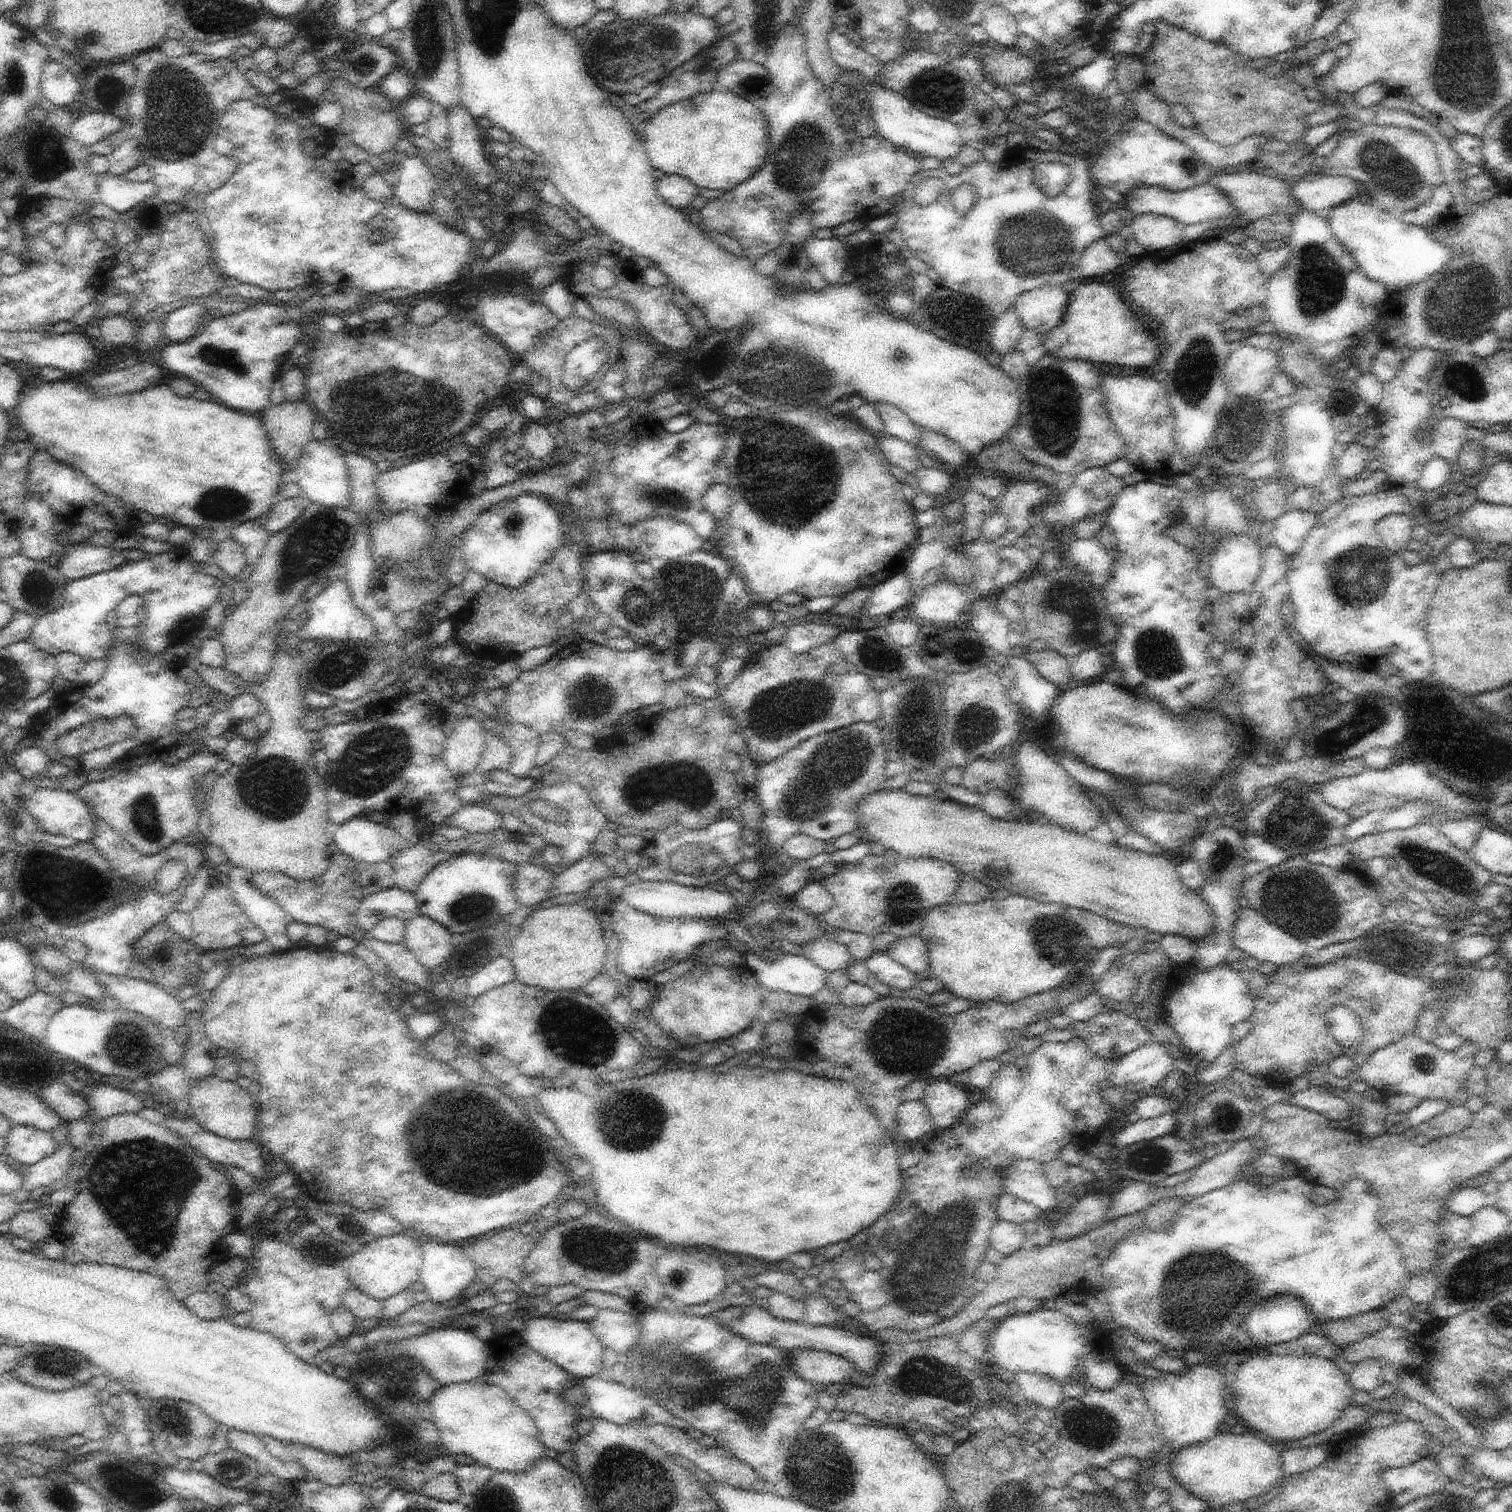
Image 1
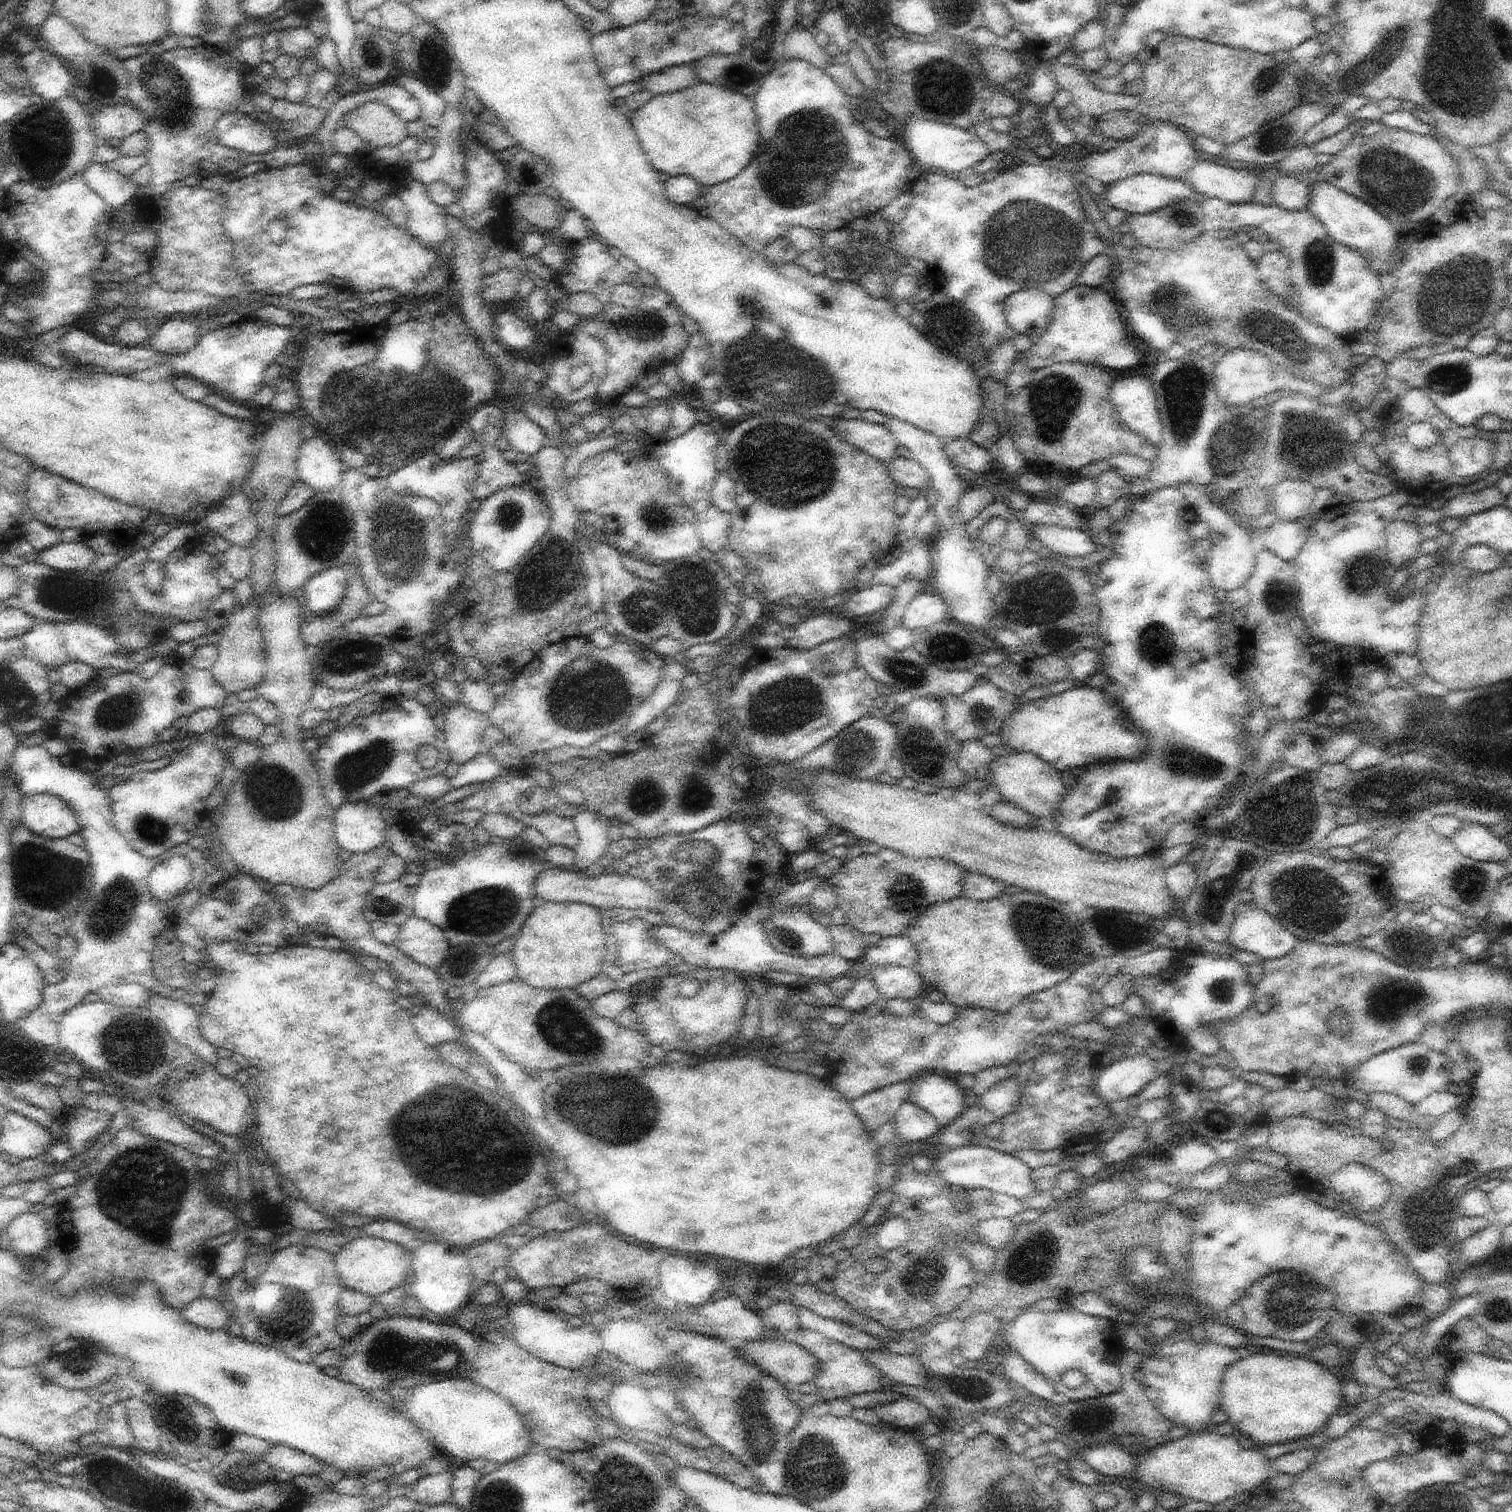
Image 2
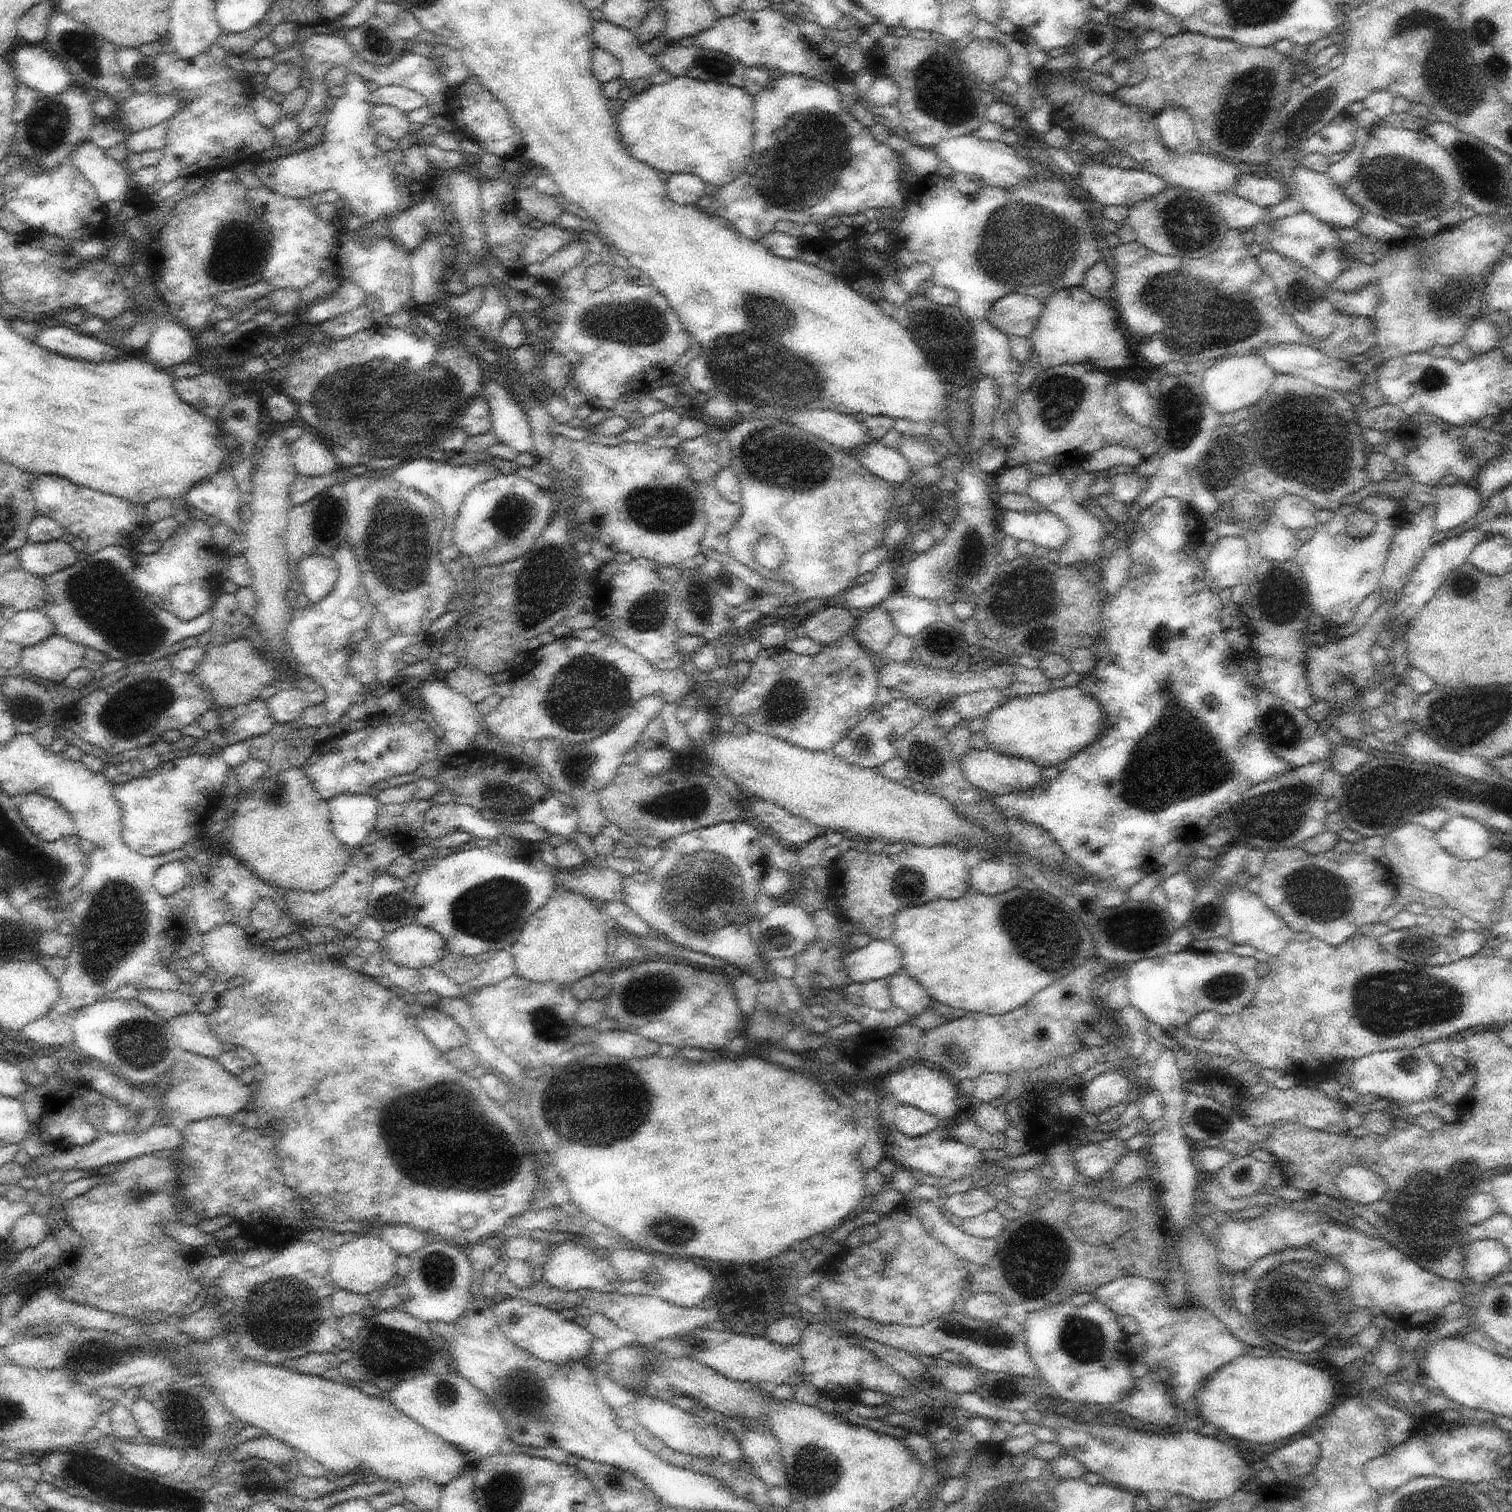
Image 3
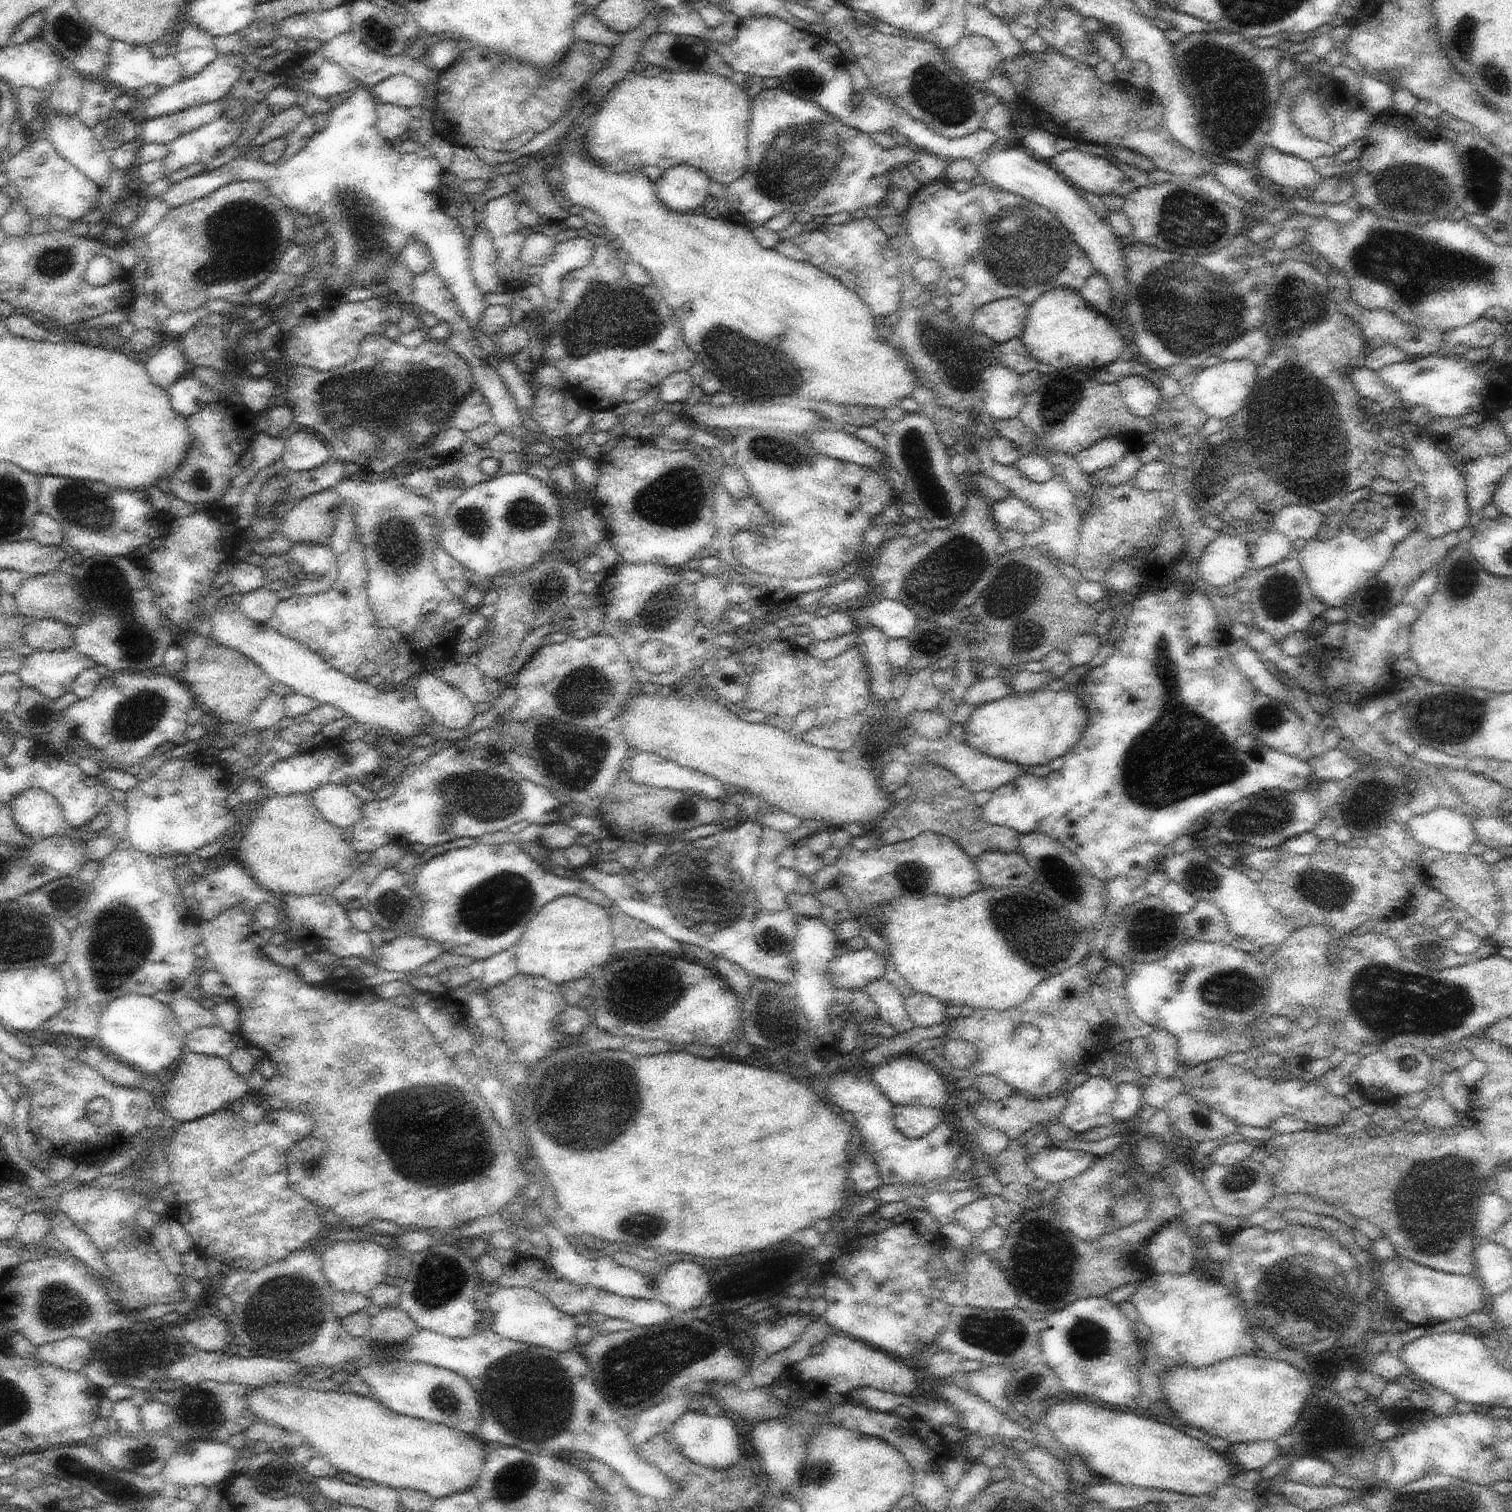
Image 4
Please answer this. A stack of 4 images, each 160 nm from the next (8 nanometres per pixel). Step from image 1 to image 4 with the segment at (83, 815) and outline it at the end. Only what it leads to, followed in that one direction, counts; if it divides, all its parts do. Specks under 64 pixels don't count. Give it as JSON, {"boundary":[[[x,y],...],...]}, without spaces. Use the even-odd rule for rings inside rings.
{"boundary":[[[27,788],[12,802],[12,814],[21,831],[34,842],[54,835],[74,835],[62,805],[44,789]]]}

